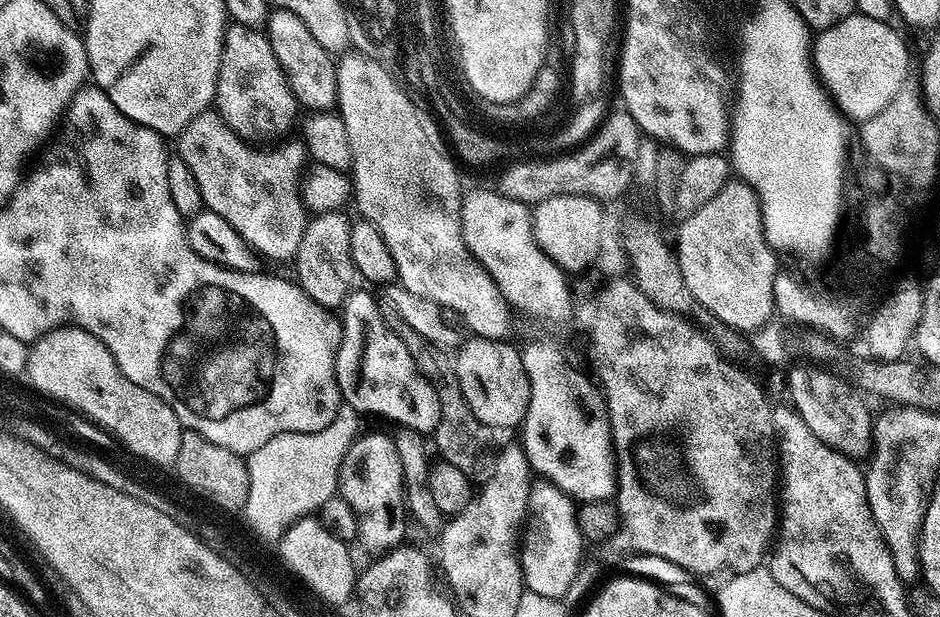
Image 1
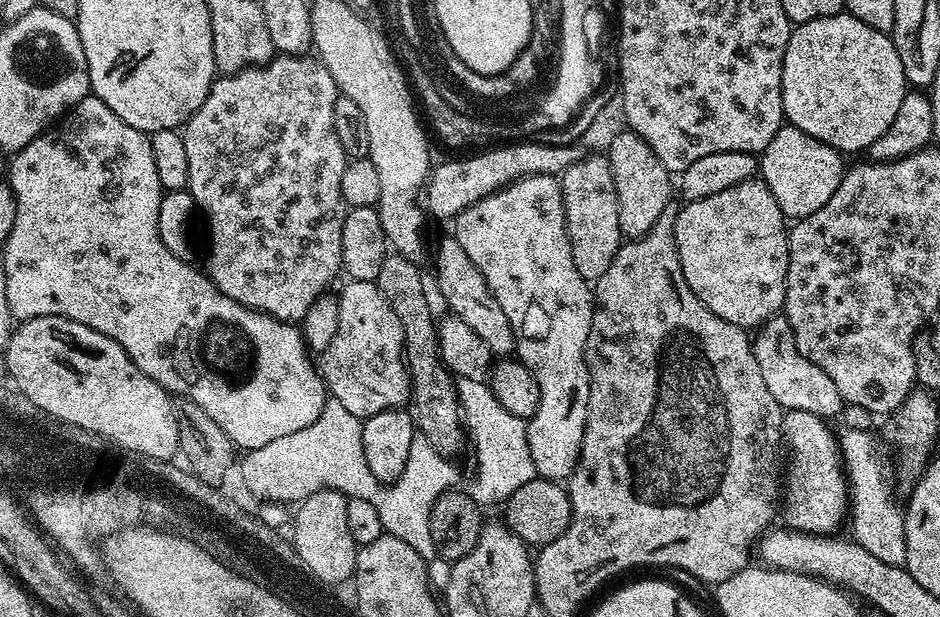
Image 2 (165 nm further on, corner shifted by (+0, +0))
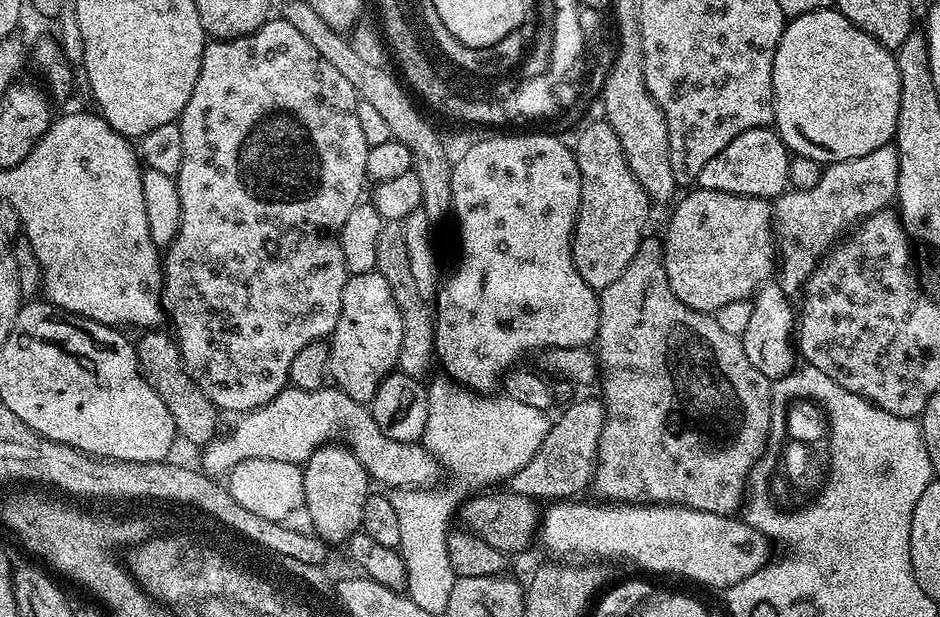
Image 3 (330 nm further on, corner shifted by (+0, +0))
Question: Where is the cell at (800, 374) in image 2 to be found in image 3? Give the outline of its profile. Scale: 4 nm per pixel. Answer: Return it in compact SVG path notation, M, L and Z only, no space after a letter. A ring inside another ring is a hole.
M769 282L763 284L751 297L751 304L752 309L748 312L748 321L742 331L746 358L750 358L750 362L770 378L787 376L793 371L797 363L795 360L798 360L798 352L794 347L794 329L798 324L798 316L795 311L792 313L793 301L778 282Z

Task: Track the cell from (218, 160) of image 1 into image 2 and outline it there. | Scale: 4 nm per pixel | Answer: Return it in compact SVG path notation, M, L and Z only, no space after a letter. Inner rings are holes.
M315 55L273 56L269 64L258 64L243 68L241 72L221 75L213 80L210 94L196 113L188 119L182 129L186 142L186 158L190 165L190 178L186 191L191 194L195 207L204 211L208 219L208 232L212 235L212 249L208 252L208 268L206 275L212 279L214 286L226 294L226 298L234 298L242 306L252 308L255 312L264 312L276 320L300 322L310 306L319 296L325 295L332 284L332 279L342 272L342 222L346 205L342 194L342 174L348 165L348 155L342 150L342 142L338 142L338 130L334 130L334 102L338 89L334 78L330 78L330 70Z

